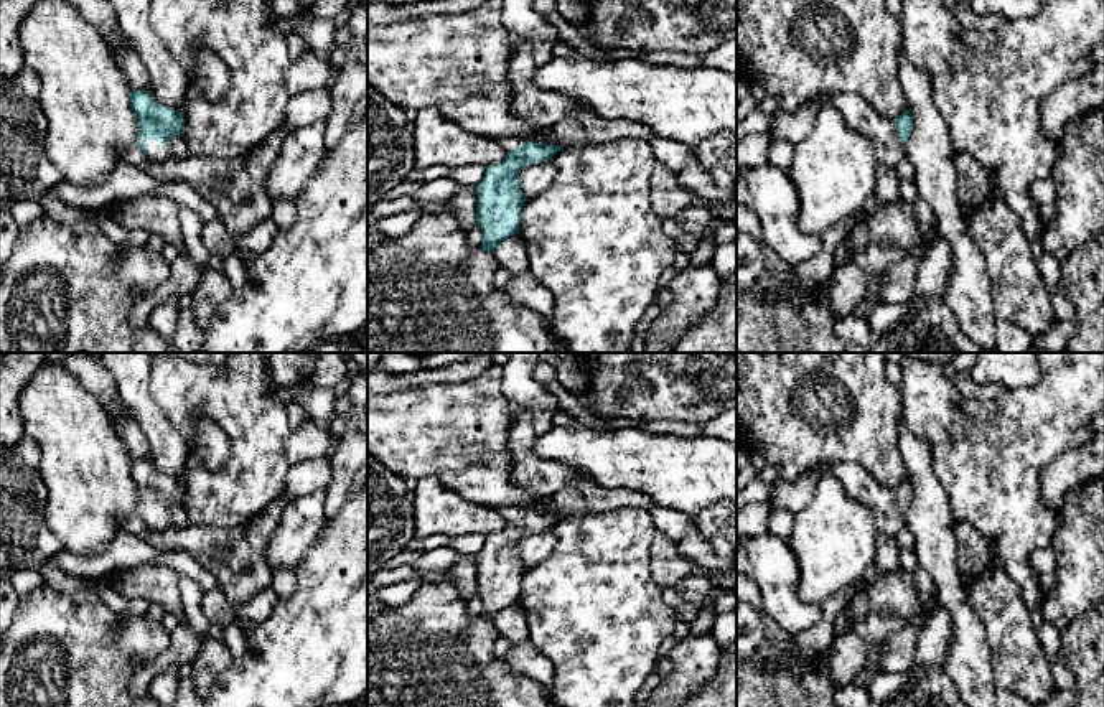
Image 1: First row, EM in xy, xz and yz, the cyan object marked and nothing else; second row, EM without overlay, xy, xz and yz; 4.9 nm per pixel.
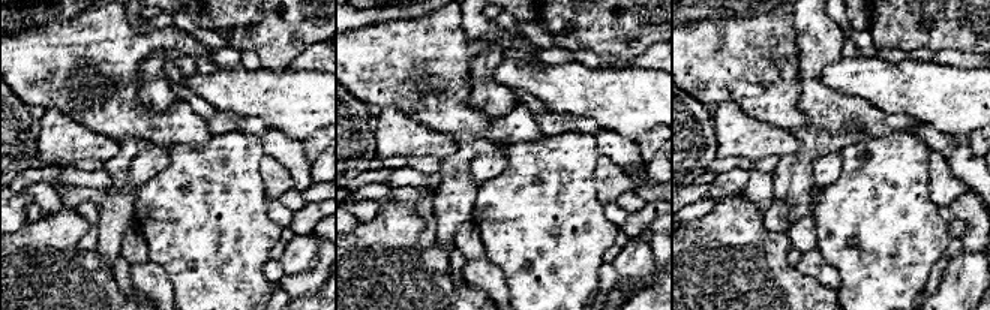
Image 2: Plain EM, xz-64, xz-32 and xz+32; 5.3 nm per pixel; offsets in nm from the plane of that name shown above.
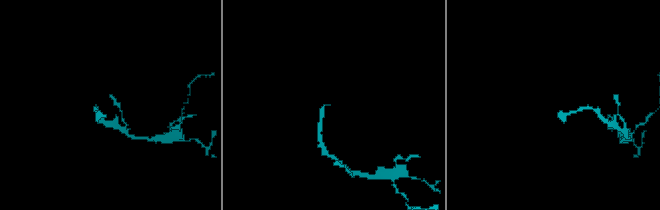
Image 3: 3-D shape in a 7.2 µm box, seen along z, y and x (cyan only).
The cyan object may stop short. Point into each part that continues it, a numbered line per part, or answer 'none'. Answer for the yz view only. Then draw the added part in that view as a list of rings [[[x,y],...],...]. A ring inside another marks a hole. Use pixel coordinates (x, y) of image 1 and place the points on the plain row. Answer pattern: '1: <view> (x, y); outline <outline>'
1: yz (859, 485); outline [[[824,463],[791,483],[778,478],[770,488],[770,509],[788,509],[796,516],[812,499],[817,480],[826,473],[837,476],[847,496],[873,513],[878,532],[896,536],[906,527],[905,511],[898,504],[895,489],[878,485],[862,466],[854,463]]]

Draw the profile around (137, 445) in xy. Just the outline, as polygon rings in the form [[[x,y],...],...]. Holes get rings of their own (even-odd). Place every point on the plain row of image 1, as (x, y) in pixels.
[[[122,402],[124,410],[127,415],[124,419],[114,419],[109,415],[112,427],[122,443],[127,448],[130,460],[152,460],[152,450],[147,435],[143,433],[142,427],[137,424],[133,415],[129,412],[127,405]]]

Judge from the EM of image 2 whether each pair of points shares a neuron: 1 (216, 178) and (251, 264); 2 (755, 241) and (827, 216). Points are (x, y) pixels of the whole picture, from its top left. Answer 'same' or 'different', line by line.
1: same
2: different

